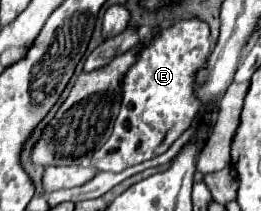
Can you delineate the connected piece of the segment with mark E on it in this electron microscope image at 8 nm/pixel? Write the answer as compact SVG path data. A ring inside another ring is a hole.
M197 18L179 20L173 26L163 28L151 44L141 50L139 60L123 78L123 104L113 134L91 158L97 170L123 172L133 164L159 156L191 126L201 108L195 94L197 72L207 66L209 52L209 26Z

